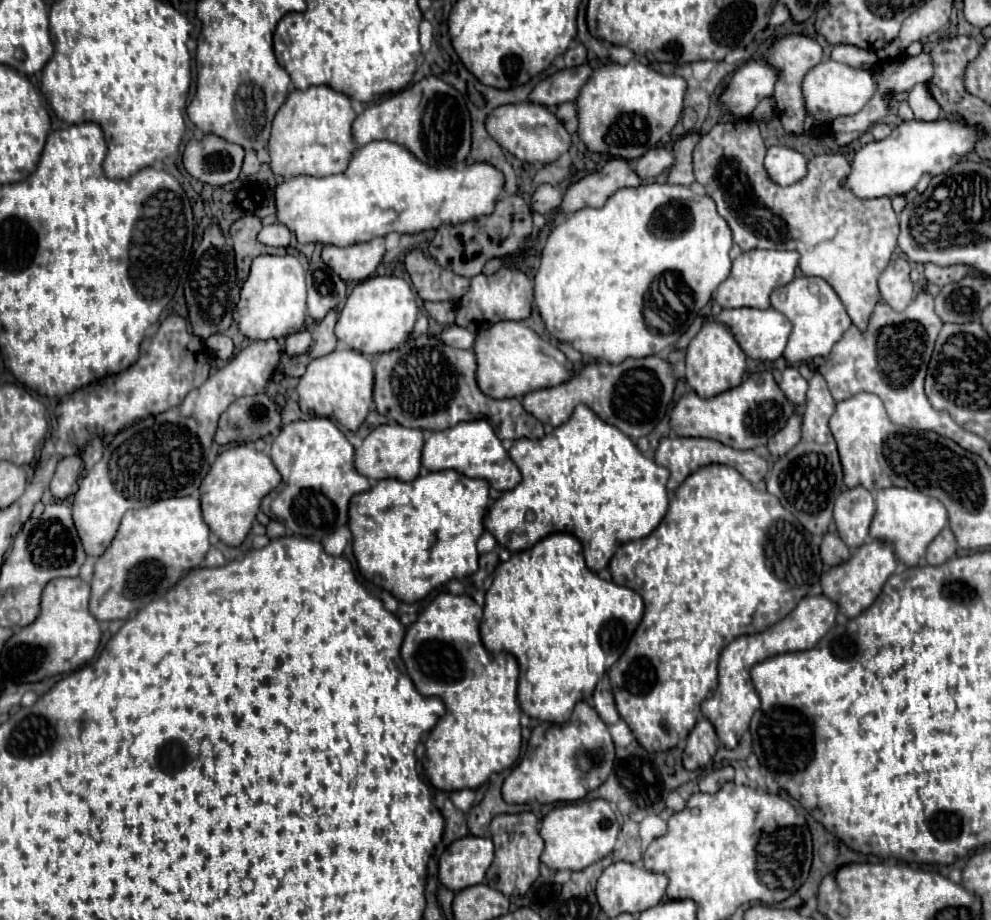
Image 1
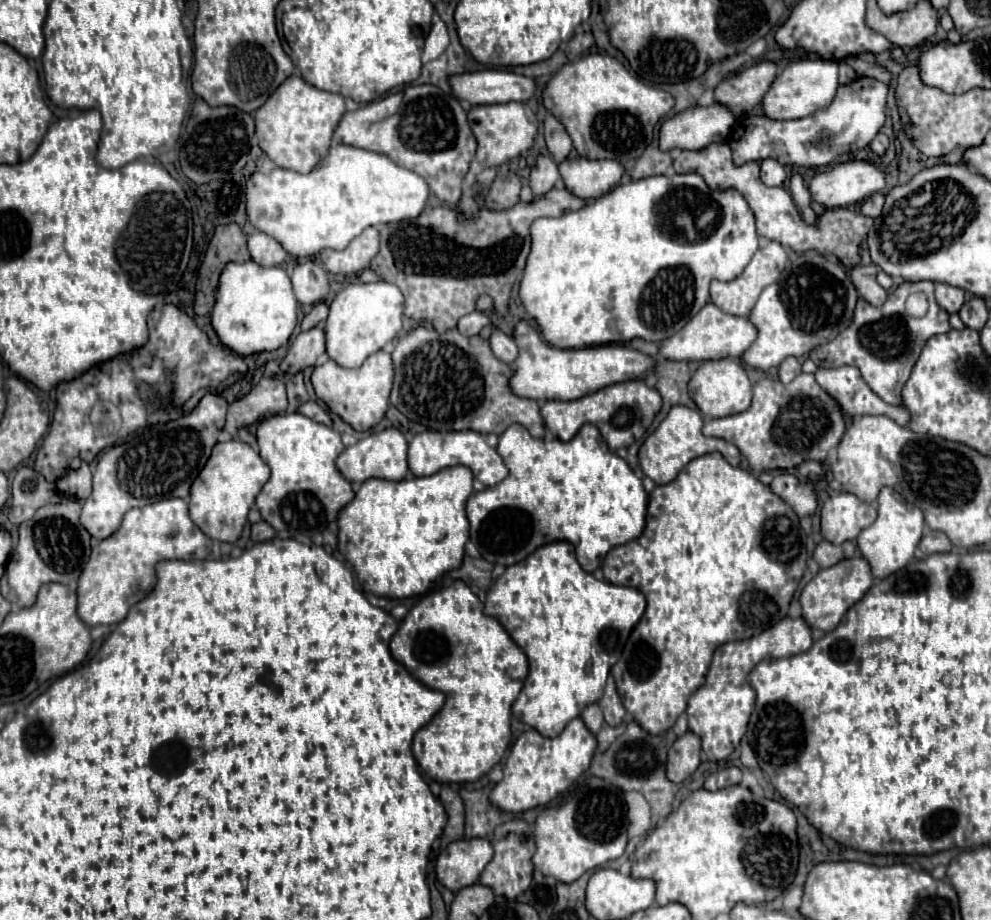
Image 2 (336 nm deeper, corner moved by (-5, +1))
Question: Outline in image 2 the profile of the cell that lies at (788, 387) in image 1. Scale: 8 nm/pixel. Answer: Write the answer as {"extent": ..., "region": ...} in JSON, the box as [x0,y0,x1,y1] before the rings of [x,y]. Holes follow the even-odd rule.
{"extent":[779,357,801,383],"region":[[[787,357],[787,359],[779,365],[779,379],[781,379],[781,383],[793,381],[799,373],[801,373],[801,363],[799,363],[799,359],[795,359],[795,357]]]}

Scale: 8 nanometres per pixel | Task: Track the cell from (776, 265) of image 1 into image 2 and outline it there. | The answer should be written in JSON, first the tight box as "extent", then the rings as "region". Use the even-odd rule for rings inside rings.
{"extent":[711,241,787,317],"region":[[[769,241],[765,247],[757,249],[757,253],[753,255],[751,263],[745,267],[745,271],[733,279],[733,281],[713,281],[711,283],[711,301],[723,309],[725,313],[733,313],[733,315],[743,315],[747,317],[751,313],[751,309],[755,307],[761,291],[771,285],[773,281],[777,281],[777,277],[781,275],[781,271],[785,269],[785,263],[787,263],[787,251],[777,243],[777,241]]]}

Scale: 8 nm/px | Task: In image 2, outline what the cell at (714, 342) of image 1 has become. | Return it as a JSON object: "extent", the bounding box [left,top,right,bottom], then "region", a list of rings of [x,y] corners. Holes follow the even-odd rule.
{"extent":[689,357,751,417],"region":[[[733,357],[703,361],[689,381],[689,395],[707,417],[727,417],[741,413],[751,405],[751,383],[741,363]]]}

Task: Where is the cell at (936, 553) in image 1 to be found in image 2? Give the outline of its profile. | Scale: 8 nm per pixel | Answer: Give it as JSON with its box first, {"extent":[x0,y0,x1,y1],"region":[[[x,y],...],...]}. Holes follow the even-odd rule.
{"extent":[919,531,951,555],"region":[[[927,531],[919,543],[919,549],[925,555],[933,555],[933,553],[949,553],[951,551],[951,541],[945,533],[941,531]]]}

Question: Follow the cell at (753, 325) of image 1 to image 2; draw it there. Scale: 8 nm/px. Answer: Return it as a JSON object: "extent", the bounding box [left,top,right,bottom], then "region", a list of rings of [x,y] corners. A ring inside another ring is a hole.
{"extent":[661,303,757,361],"region":[[[707,303],[687,325],[661,345],[661,357],[675,361],[707,361],[713,357],[741,357],[757,339],[757,327],[747,317],[723,313],[713,303]]]}

